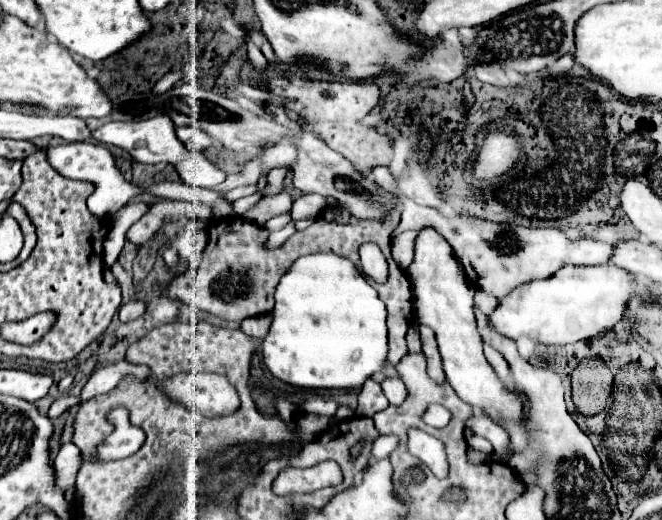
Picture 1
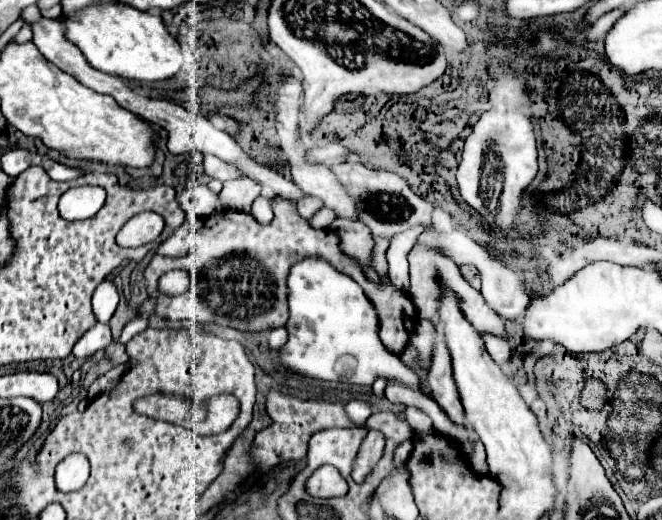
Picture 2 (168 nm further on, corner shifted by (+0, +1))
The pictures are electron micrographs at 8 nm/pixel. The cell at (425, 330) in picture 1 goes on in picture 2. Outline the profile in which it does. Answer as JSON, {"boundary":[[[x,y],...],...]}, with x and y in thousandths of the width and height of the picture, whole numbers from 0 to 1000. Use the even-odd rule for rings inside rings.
{"boundary":[[[669,648],[660,652],[654,671],[654,694],[645,725],[645,740],[651,744],[651,763],[660,771],[660,779],[669,787],[669,794],[687,813],[699,817],[702,790],[696,779],[696,763],[684,729],[684,706],[681,706],[681,683],[675,671],[675,660]]]}

